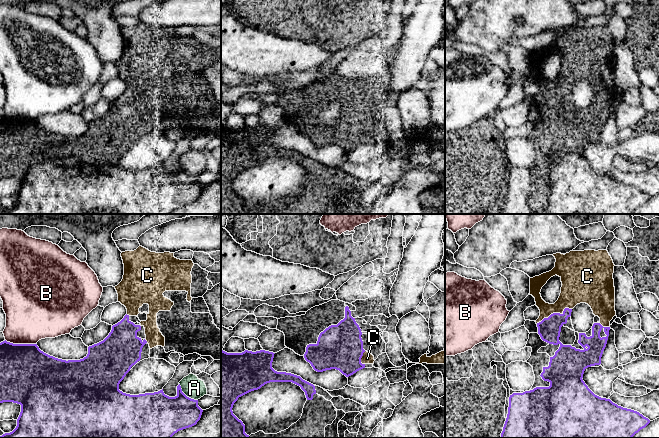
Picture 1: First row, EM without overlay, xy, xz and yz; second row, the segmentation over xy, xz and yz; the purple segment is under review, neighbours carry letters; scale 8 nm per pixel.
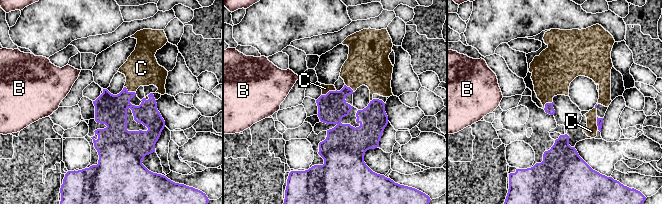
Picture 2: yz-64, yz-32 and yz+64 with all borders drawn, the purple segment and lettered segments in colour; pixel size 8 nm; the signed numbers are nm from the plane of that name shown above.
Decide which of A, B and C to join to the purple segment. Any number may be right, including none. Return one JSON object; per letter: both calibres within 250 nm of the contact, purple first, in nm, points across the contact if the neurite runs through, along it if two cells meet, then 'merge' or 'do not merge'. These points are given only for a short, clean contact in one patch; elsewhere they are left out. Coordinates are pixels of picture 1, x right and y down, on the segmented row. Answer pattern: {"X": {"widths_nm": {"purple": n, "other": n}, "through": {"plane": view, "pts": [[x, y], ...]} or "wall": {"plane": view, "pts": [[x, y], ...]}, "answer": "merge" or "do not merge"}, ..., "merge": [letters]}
{"A": {"widths_nm": {"purple": 340, "other": 170}, "answer": "do not merge"}, "B": {"widths_nm": {"purple": 440, "other": 420}, "answer": "do not merge"}, "C": {"widths_nm": {"purple": 180, "other": 220}, "answer": "merge"}, "merge": ["C"]}

